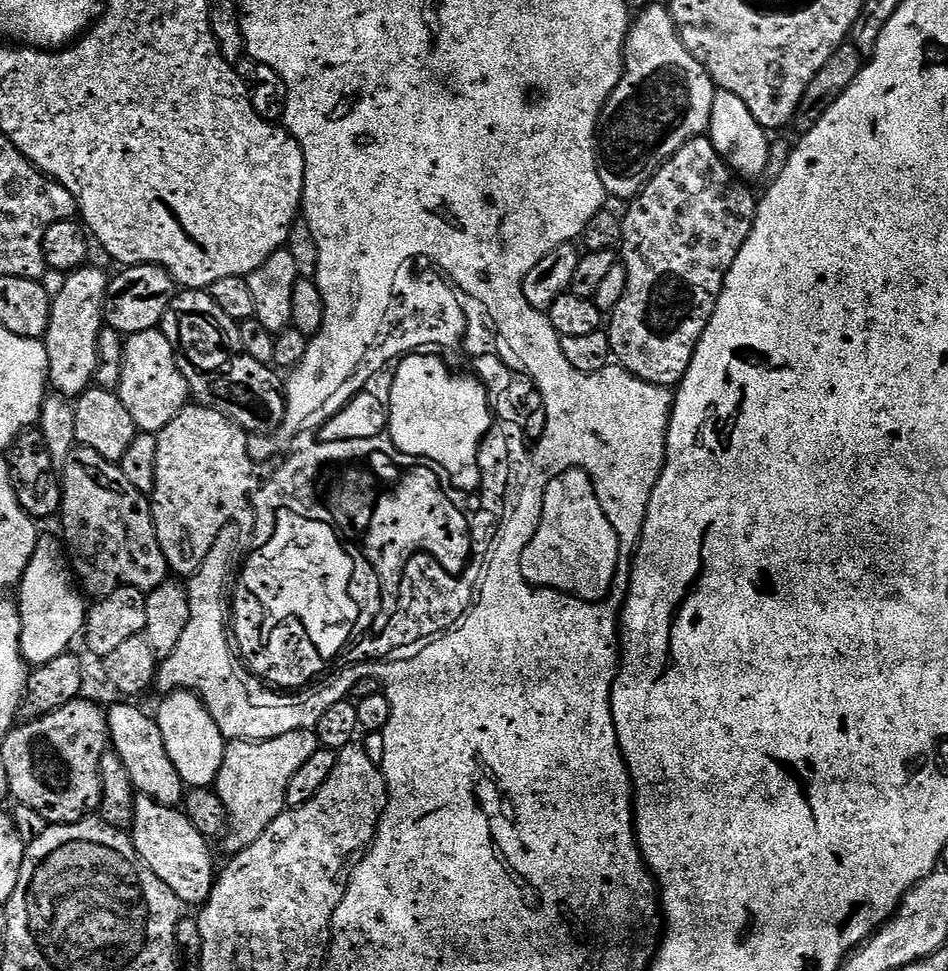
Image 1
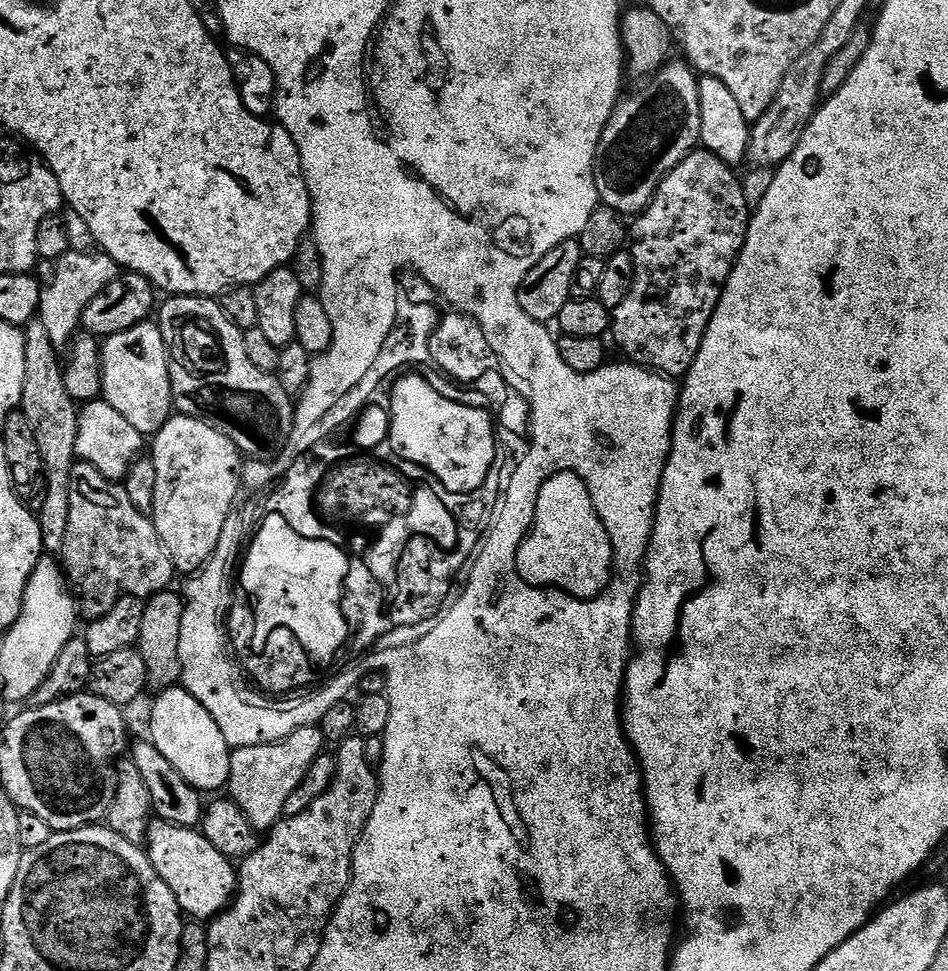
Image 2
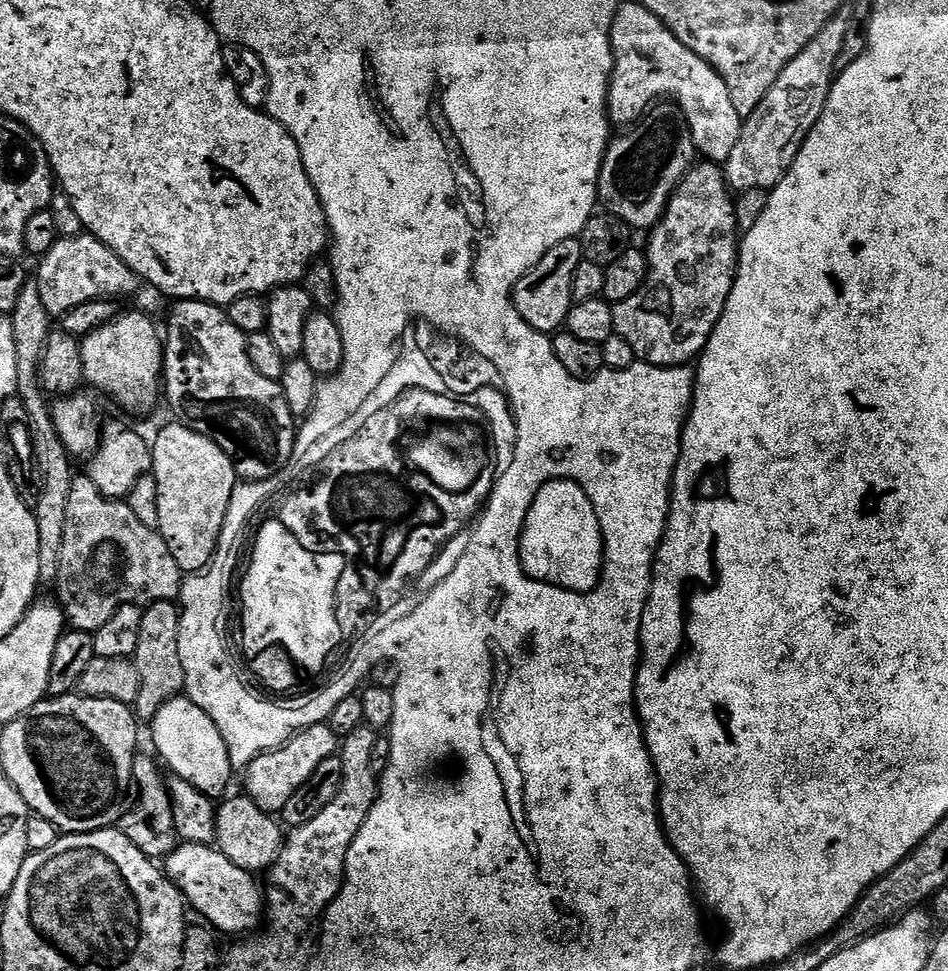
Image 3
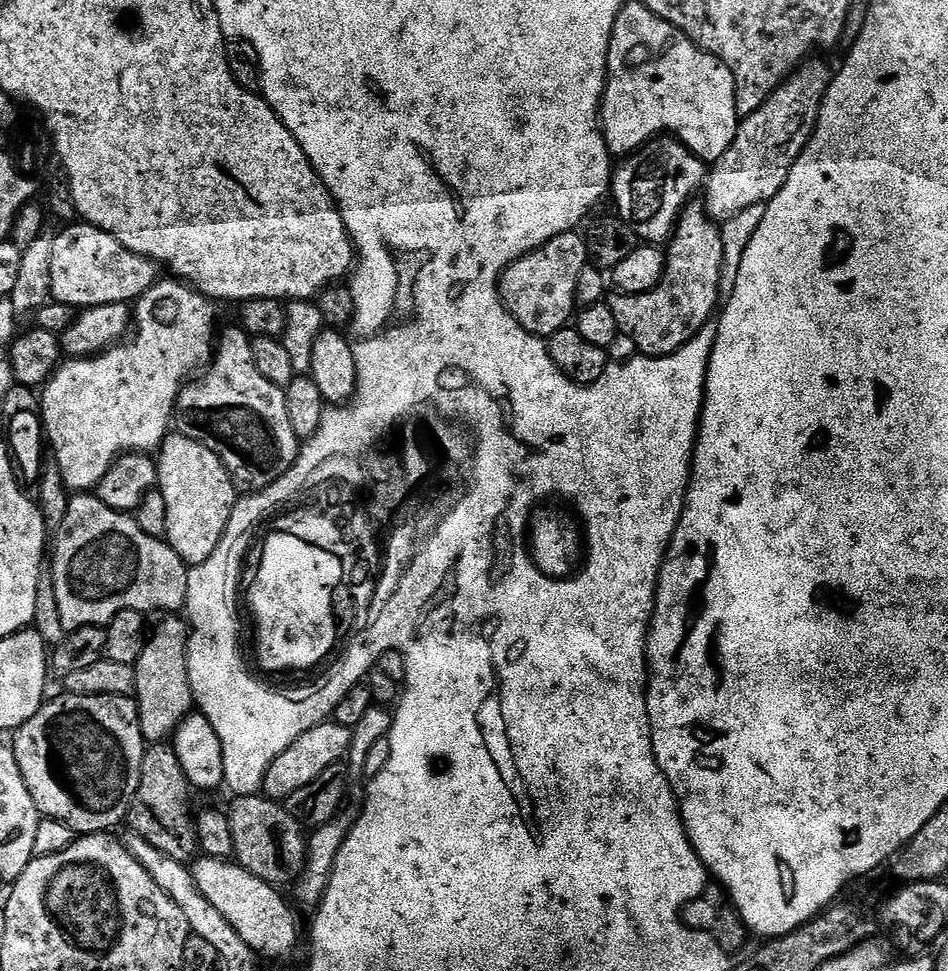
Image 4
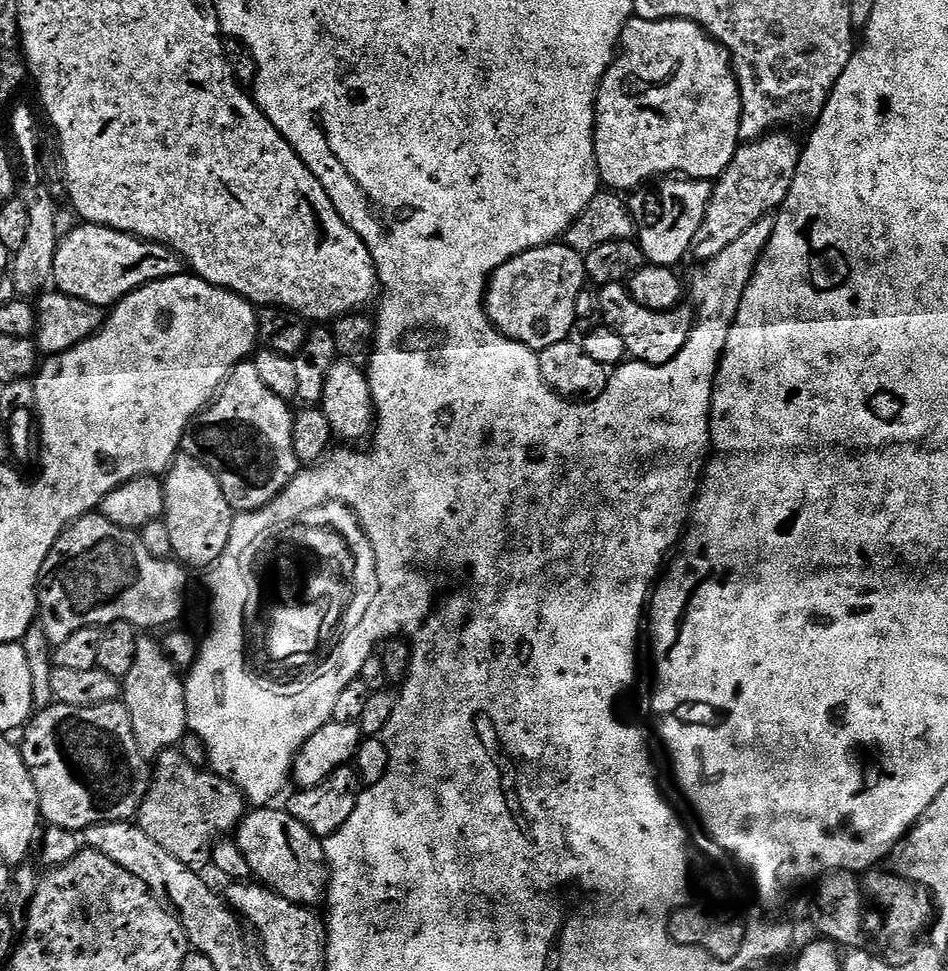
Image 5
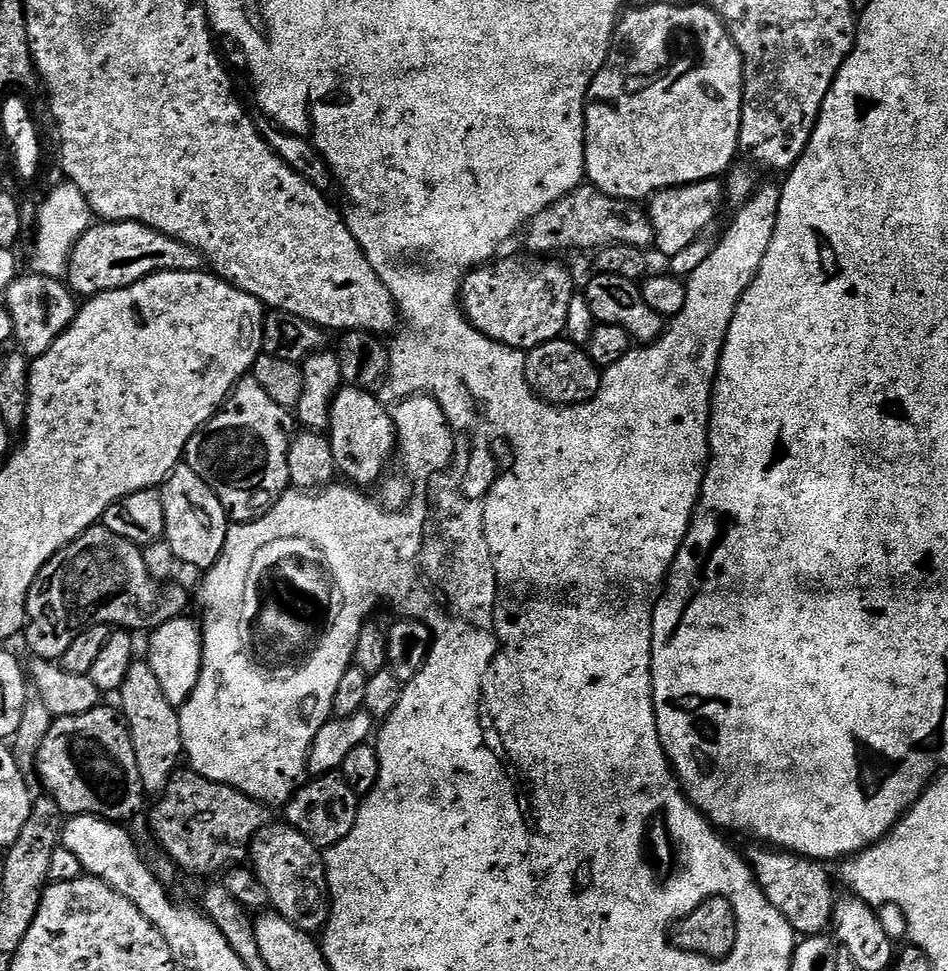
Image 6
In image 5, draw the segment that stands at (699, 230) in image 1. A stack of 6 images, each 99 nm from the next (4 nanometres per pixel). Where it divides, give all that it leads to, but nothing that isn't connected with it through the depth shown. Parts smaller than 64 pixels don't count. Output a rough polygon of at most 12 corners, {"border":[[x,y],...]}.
{"border":[[620,282],[599,285],[599,319],[629,357],[661,364],[694,323],[684,306],[656,312]]}

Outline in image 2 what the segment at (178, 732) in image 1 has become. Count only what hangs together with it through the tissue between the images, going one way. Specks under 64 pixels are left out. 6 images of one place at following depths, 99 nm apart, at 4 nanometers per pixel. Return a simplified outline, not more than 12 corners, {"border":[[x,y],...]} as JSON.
{"border":[[182,686],[165,688],[149,739],[197,791],[228,783],[232,749]]}

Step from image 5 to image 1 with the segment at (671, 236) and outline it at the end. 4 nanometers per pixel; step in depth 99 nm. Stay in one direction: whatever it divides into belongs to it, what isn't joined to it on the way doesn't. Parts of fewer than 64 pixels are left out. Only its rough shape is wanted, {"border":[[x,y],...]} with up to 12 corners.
{"border":[[672,13],[631,21],[596,165],[632,201],[717,94]]}

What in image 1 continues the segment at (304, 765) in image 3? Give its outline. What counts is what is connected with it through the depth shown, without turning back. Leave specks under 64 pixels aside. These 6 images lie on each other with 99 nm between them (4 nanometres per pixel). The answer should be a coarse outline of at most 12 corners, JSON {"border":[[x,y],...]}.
{"border":[[310,728],[227,741],[214,791],[228,854],[286,811],[290,778],[320,747]]}

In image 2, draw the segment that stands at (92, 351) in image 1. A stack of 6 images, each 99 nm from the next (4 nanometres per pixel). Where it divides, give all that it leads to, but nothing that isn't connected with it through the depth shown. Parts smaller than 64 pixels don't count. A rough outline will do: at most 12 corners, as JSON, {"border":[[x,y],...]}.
{"border":[[69,250],[43,285],[38,321],[64,350],[86,306],[121,275],[103,250]]}

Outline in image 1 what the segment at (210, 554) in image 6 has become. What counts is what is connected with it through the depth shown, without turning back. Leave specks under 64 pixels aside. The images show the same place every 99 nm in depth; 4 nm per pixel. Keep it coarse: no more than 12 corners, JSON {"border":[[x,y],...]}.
{"border":[[219,408],[156,436],[152,517],[177,577],[254,494],[292,496]]}

